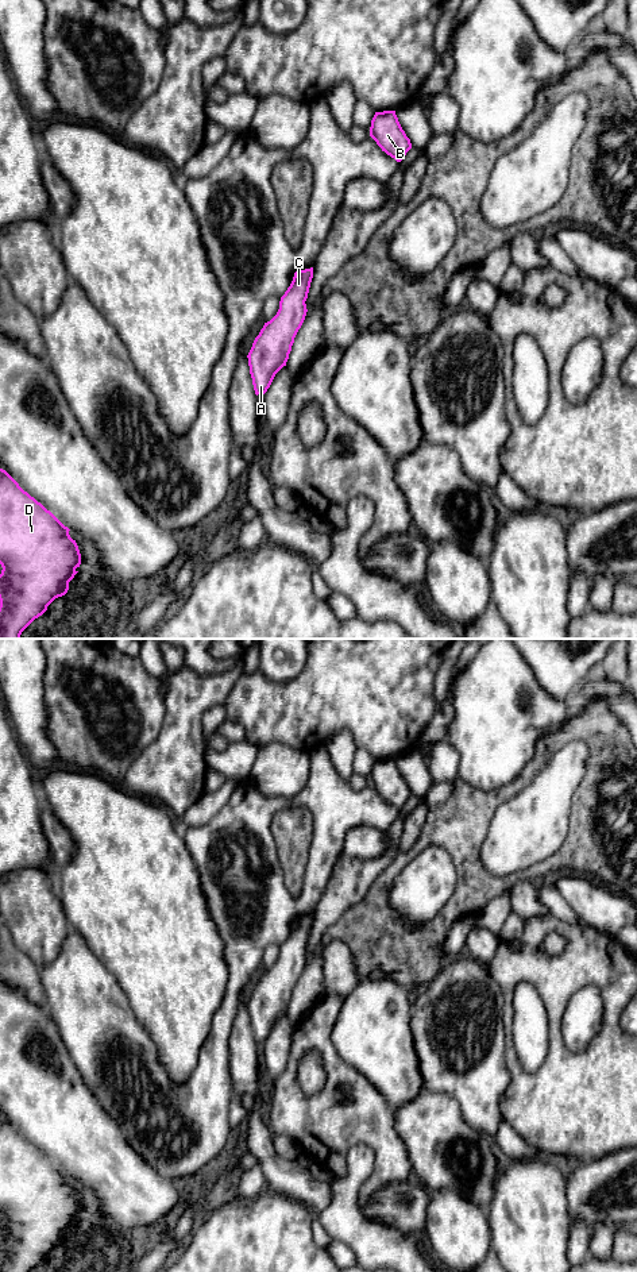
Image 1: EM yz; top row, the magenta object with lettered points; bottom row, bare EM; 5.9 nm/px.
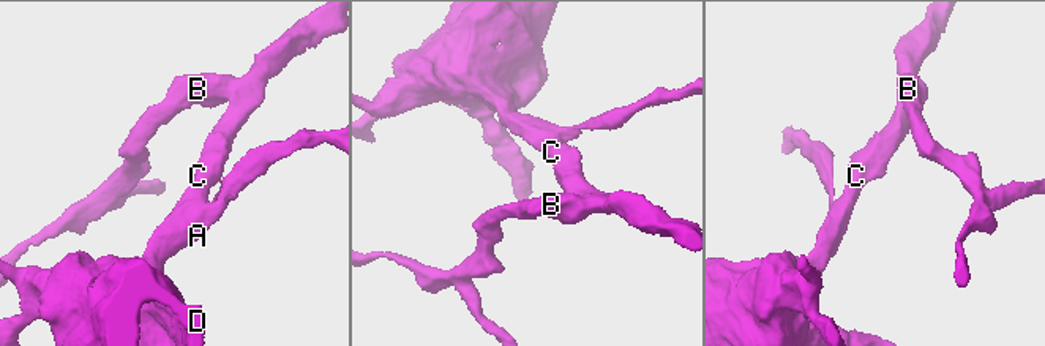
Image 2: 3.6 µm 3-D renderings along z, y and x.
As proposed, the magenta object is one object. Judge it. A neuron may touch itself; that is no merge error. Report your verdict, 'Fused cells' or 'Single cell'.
Single cell

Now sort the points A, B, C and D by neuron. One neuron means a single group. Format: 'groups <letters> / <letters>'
groups A B C D

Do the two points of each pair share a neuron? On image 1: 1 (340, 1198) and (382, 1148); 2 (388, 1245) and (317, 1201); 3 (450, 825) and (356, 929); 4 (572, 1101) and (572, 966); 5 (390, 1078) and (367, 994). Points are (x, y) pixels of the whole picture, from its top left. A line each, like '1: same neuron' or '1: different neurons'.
1: different neurons
2: different neurons
3: same neuron
4: same neuron
5: same neuron

